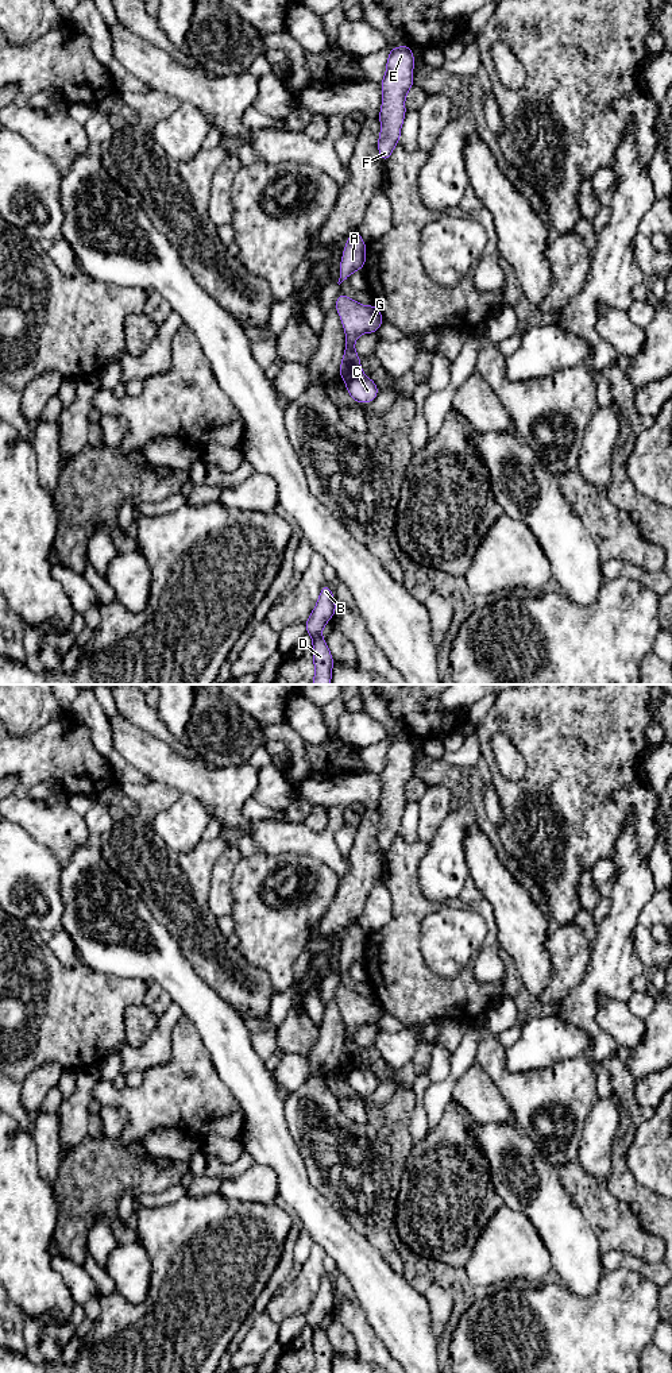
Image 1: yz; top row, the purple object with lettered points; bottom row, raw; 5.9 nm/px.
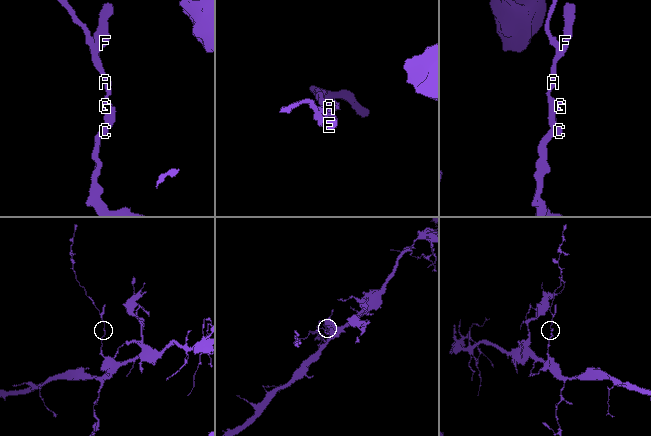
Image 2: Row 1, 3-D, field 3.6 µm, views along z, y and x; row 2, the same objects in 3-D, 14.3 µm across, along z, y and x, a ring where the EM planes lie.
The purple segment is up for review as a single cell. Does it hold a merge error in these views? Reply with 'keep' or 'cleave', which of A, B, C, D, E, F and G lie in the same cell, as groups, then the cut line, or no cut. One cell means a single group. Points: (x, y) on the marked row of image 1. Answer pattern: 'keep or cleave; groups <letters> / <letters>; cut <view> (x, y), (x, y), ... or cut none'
cleave; groups A E F G / B C D; cut yz (362, 373), (346, 384)

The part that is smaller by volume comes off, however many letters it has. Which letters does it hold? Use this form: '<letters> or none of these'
A, E, F, G

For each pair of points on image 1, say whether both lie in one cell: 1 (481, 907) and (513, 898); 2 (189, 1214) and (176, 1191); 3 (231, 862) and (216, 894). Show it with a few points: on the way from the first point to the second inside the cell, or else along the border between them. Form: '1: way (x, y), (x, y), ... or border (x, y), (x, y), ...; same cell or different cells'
1: border (483, 898), (490, 905), (497, 936); different cells
2: border (185, 1192), (174, 1202), (149, 1207); different cells
3: way (223, 870), (220, 886); same cell

